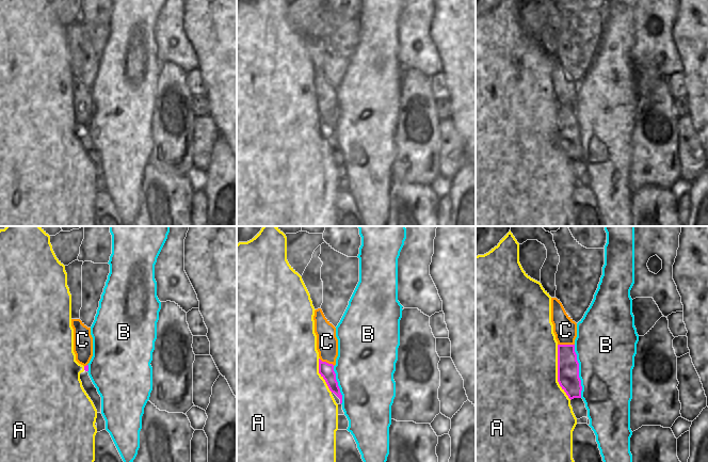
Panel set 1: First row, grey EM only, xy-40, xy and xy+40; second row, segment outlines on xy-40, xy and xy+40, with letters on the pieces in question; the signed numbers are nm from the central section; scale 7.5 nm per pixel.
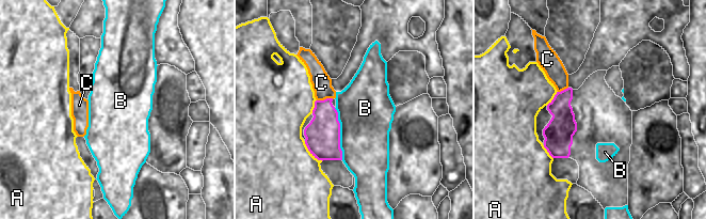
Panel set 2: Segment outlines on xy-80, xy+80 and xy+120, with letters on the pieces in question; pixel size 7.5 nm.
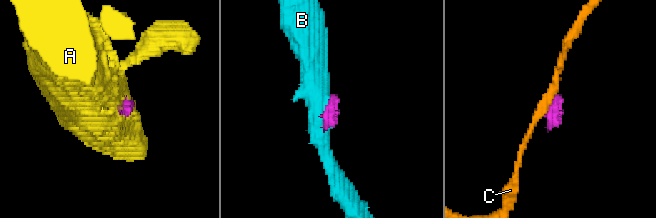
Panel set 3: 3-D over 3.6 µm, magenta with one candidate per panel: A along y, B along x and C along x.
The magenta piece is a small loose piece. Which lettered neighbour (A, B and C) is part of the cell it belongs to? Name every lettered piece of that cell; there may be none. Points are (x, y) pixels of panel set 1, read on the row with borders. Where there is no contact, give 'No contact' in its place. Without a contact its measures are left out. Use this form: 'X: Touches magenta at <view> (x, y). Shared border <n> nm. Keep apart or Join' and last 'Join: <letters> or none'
A: Touches magenta at xy+40 (558, 372). Shared border 420 nm. Keep apart
B: Touches magenta at xy+40 (578, 371). Shared border 400 nm. Keep apart
C: Touches magenta at xy+40 (566, 345). Shared border 130 nm. Keep apart
Join: none.

